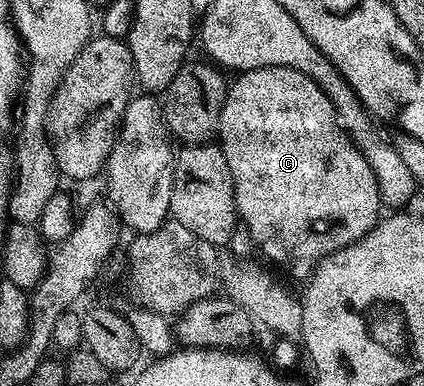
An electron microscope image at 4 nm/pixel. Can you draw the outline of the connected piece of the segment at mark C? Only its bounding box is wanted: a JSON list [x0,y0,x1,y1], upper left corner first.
[216,67,383,281]

